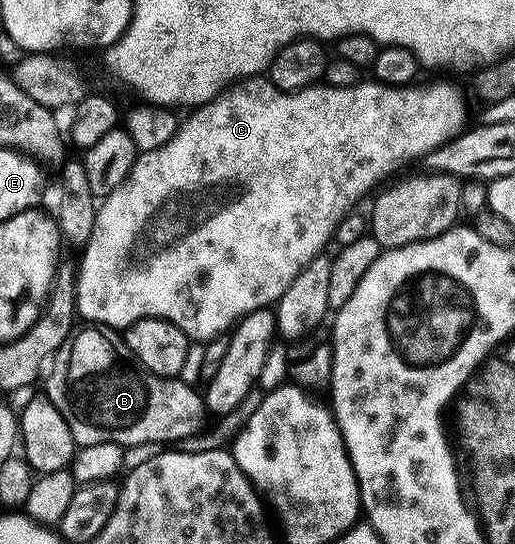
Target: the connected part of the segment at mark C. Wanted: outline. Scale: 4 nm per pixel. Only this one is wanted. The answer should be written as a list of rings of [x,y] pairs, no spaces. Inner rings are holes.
[[[254,77],[234,83],[190,115],[193,116],[186,123],[184,120],[180,124],[175,137],[167,145],[154,151],[140,152],[129,176],[110,195],[104,196],[103,202],[97,207],[94,231],[81,251],[81,267],[79,263],[79,270],[75,275],[76,314],[80,318],[82,315],[89,319],[85,321],[90,324],[100,325],[105,329],[124,329],[140,319],[155,317],[171,321],[194,340],[208,341],[228,332],[242,317],[277,303],[288,286],[295,281],[296,275],[326,250],[325,246],[333,239],[337,220],[342,219],[356,204],[353,203],[356,199],[361,198],[387,175],[395,174],[404,163],[417,158],[420,160],[431,154],[436,147],[441,147],[454,138],[462,130],[465,107],[461,104],[460,95],[449,83],[417,88],[417,85],[389,87],[385,83],[362,81],[347,89],[314,85],[304,87],[301,91],[280,91],[268,78]]]

